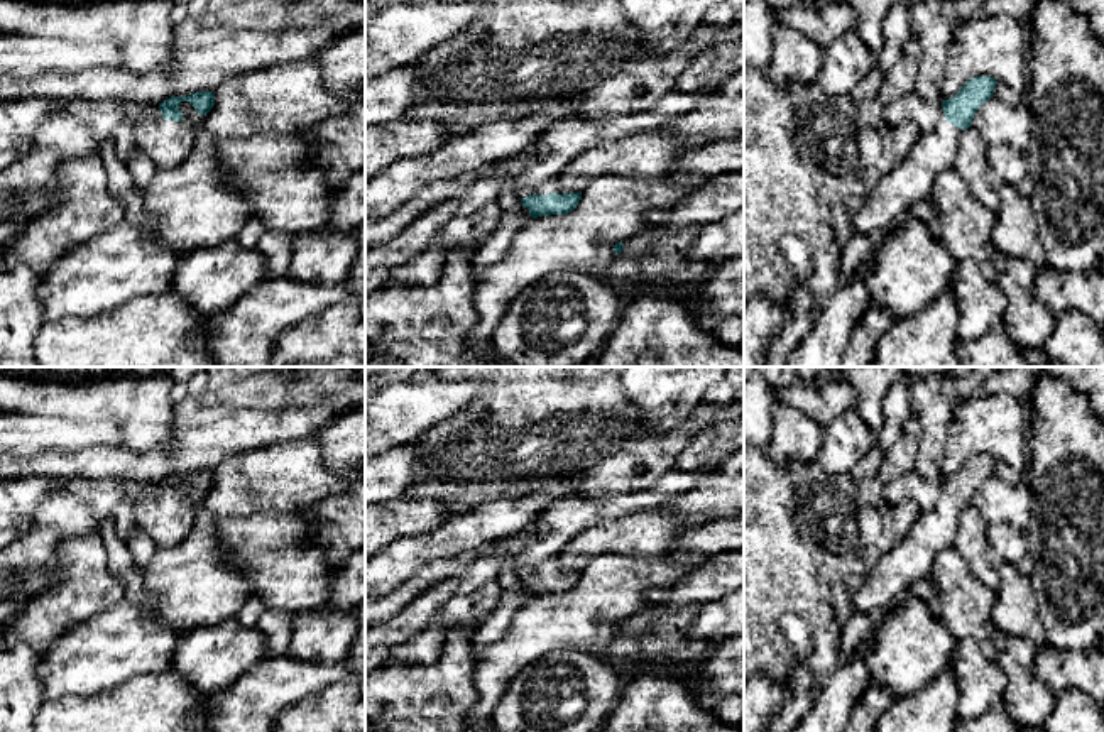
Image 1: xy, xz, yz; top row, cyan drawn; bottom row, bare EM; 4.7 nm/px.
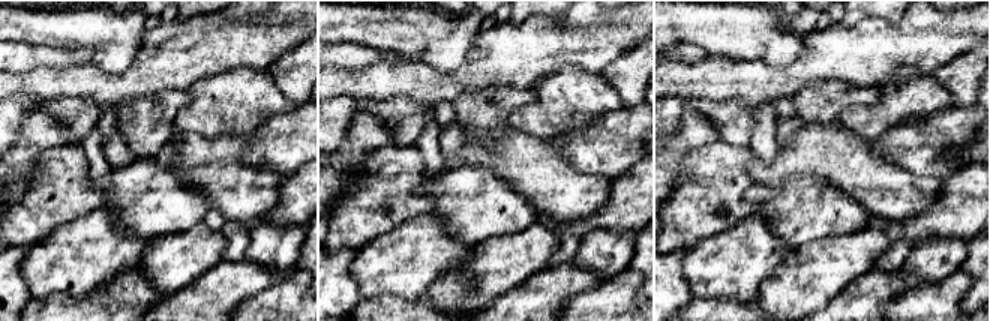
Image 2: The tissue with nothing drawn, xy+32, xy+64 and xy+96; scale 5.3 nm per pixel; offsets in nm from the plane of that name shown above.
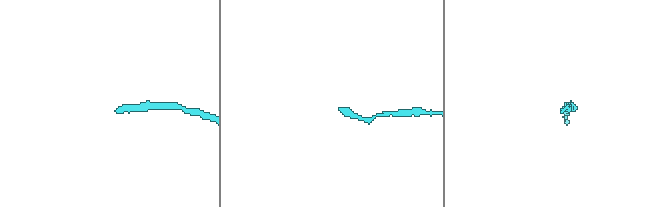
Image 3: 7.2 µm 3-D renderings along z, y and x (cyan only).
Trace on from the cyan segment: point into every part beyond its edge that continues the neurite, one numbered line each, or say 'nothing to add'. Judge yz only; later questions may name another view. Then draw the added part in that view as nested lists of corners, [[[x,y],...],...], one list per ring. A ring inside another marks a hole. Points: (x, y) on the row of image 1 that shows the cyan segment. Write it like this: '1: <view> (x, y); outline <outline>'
1: yz (910, 183); outline [[[947,120],[921,134],[910,156],[874,186],[854,215],[854,233],[886,228],[899,213],[928,199],[935,178],[954,166],[960,134]]]

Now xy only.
1: xy (168, 142); outline [[[159,120],[135,125],[135,149],[149,156],[157,171],[179,166],[194,145],[194,130],[184,122]]]

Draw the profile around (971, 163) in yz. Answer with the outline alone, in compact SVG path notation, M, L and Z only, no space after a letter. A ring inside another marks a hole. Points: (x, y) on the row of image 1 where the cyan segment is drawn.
M976 128L962 130L952 167L984 208L992 213L999 211L999 183L989 166L989 147Z

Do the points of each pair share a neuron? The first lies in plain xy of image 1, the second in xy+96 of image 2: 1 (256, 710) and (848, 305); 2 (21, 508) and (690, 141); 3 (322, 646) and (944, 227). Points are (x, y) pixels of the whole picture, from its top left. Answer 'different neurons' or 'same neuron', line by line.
1: same neuron
2: different neurons
3: different neurons

